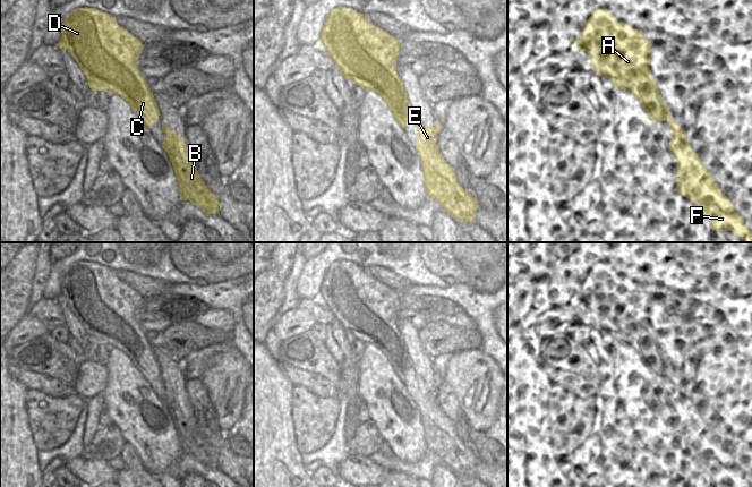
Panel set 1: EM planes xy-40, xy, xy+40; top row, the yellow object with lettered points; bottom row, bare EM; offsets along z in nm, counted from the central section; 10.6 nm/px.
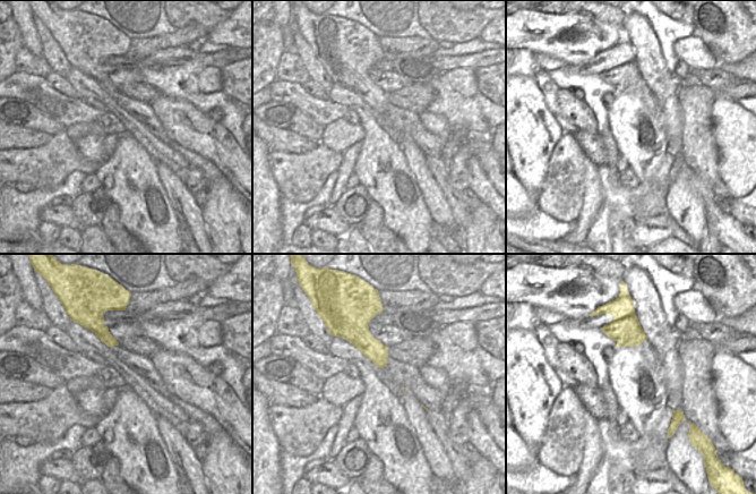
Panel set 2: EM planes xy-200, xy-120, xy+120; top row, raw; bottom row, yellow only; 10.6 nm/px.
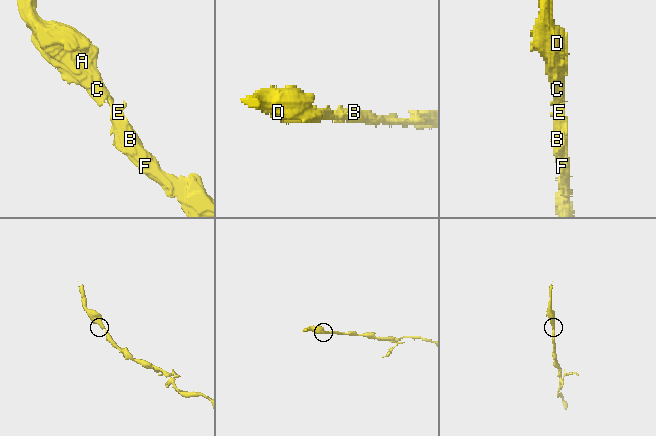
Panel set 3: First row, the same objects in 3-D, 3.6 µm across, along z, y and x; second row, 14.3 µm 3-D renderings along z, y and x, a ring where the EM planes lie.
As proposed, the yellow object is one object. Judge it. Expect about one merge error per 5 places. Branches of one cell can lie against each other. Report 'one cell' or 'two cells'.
one cell

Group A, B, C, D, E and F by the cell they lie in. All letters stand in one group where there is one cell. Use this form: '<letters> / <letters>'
A B C D E F

